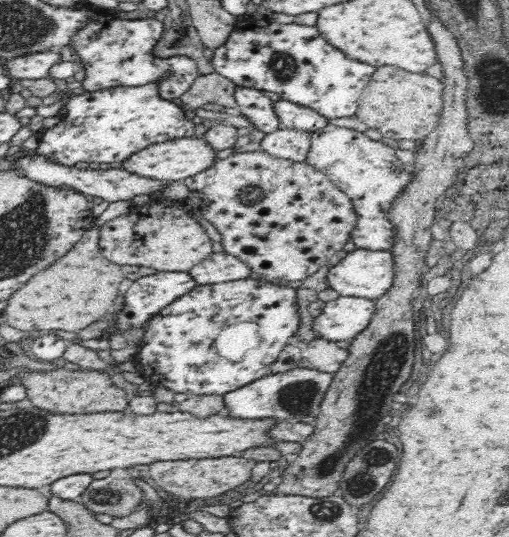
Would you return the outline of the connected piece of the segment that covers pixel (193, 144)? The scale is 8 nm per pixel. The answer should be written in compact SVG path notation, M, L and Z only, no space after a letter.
M194 136L177 138L158 144L151 144L138 152L133 152L124 160L118 161L118 166L122 170L130 172L130 174L167 182L182 178L187 179L198 174L198 172L206 170L206 168L216 162L214 160L215 153L203 139L195 139Z

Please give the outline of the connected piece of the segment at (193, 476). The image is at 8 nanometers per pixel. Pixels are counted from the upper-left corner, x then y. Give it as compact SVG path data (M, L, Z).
M206 458L206 460L174 460L174 462L156 462L150 464L149 475L157 486L163 488L174 497L188 500L214 498L244 484L250 480L252 468L256 466L254 460L244 458Z

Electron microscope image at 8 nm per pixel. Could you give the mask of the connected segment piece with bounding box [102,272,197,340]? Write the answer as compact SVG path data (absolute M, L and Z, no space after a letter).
M157 272L154 275L138 278L124 292L124 296L122 296L122 306L120 306L120 310L112 316L116 324L110 326L110 328L108 328L110 333L103 334L102 338L109 340L109 336L117 334L123 335L125 332L145 327L148 322L157 315L160 315L172 302L185 296L185 294L190 292L196 285L194 279L188 272Z

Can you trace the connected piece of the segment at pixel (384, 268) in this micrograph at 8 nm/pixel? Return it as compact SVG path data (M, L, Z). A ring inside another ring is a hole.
M363 248L346 254L345 258L327 274L329 288L336 290L341 296L354 296L374 302L392 288L394 276L394 261L390 251Z

